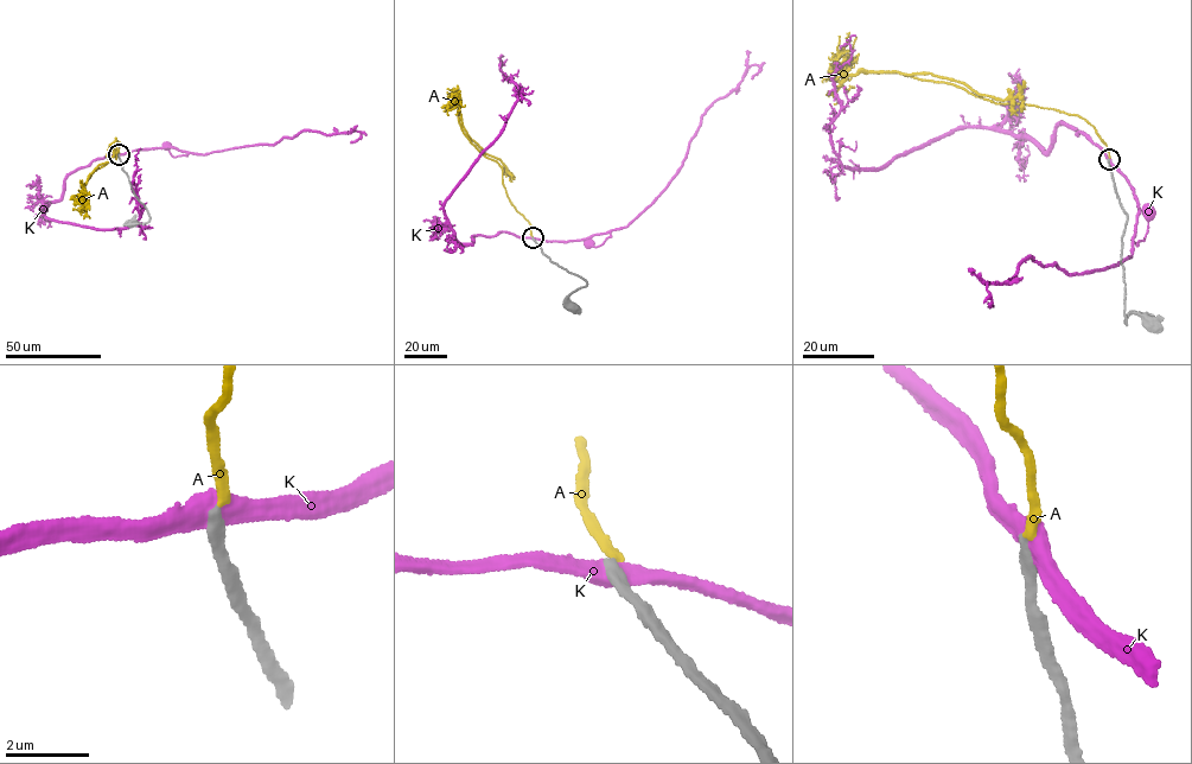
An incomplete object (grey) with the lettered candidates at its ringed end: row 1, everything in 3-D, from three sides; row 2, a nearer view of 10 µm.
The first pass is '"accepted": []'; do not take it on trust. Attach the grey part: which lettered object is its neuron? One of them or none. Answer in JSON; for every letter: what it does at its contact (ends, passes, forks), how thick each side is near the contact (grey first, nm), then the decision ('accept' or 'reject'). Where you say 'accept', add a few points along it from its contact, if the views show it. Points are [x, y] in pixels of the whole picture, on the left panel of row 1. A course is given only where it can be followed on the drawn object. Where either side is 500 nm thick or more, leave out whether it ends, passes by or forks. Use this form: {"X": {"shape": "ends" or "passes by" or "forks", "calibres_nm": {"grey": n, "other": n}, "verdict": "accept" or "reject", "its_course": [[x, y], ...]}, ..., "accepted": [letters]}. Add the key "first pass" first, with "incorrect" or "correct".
{"first pass": "correct", "A": {"shape": "ends", "calibres_nm": {"grey": 280, "other": 220}, "verdict": "reject"}, "K": {"shape": "passes by", "calibres_nm": {"grey": 320, "other": 480}, "verdict": "reject"}, "accepted": []}

